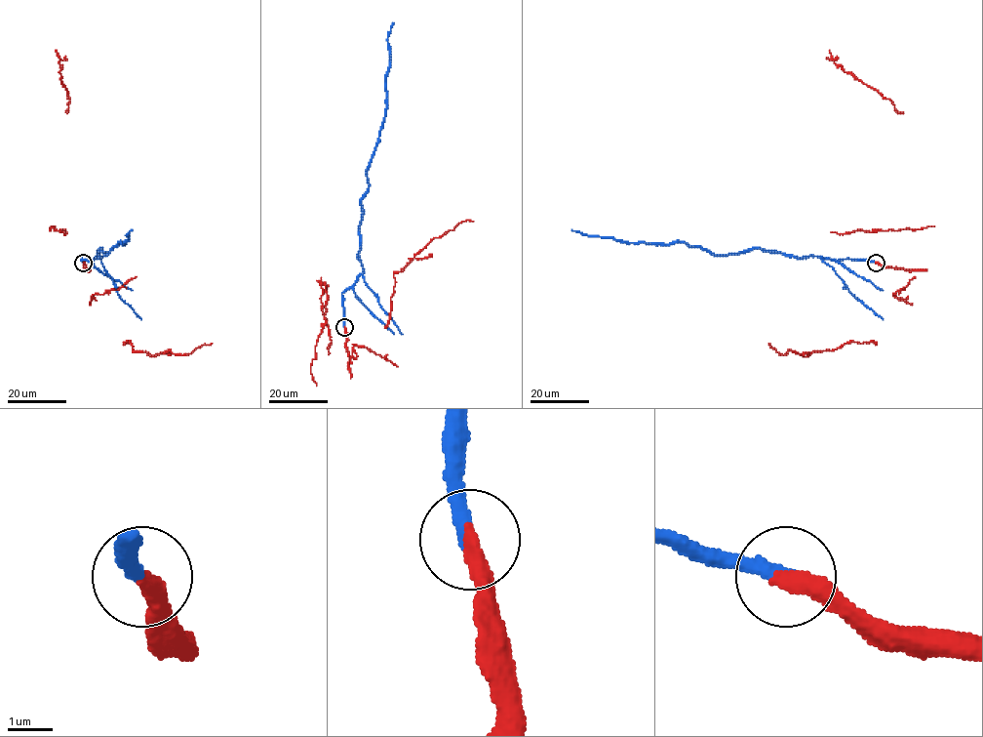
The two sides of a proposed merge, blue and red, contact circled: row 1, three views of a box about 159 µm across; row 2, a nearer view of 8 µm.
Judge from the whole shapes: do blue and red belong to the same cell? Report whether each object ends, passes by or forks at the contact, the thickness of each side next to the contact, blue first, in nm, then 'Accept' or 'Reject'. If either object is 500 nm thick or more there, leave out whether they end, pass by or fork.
At the ring blue ends. At the ring red ends. Thickness 340 nm (blue) against 400 nm. Reject

